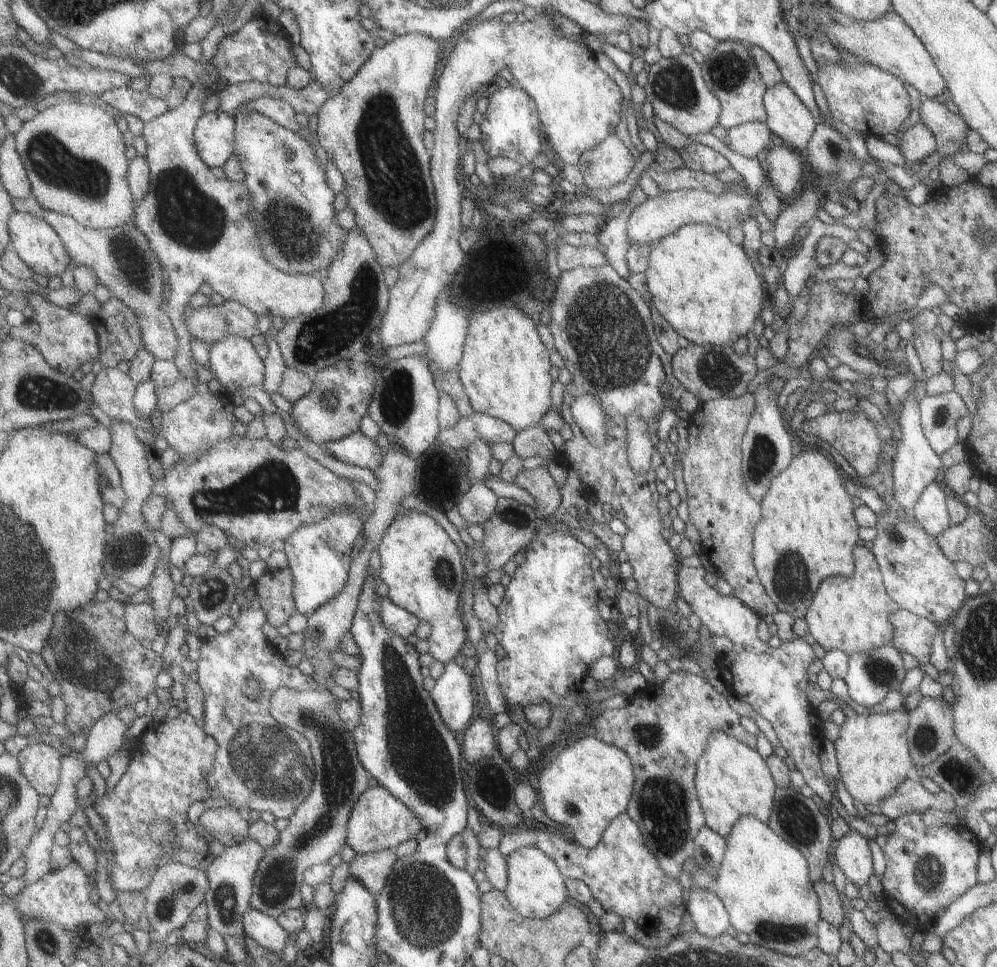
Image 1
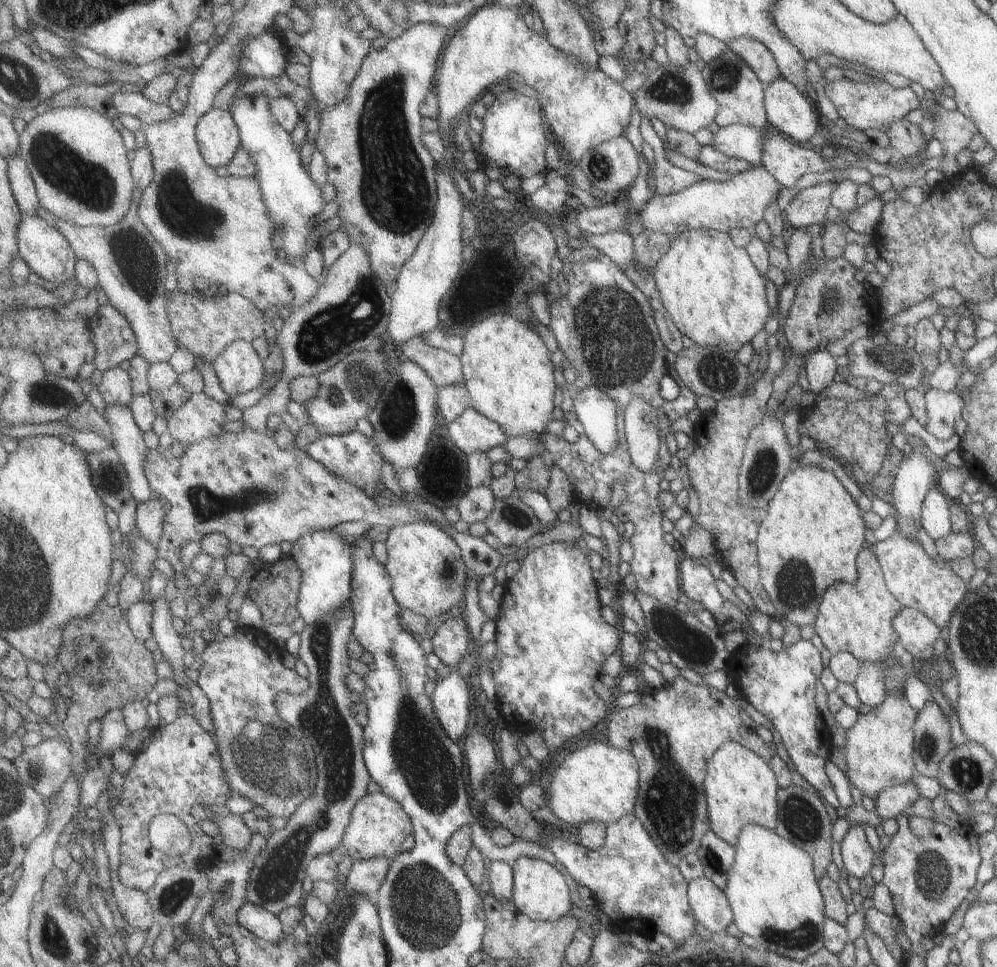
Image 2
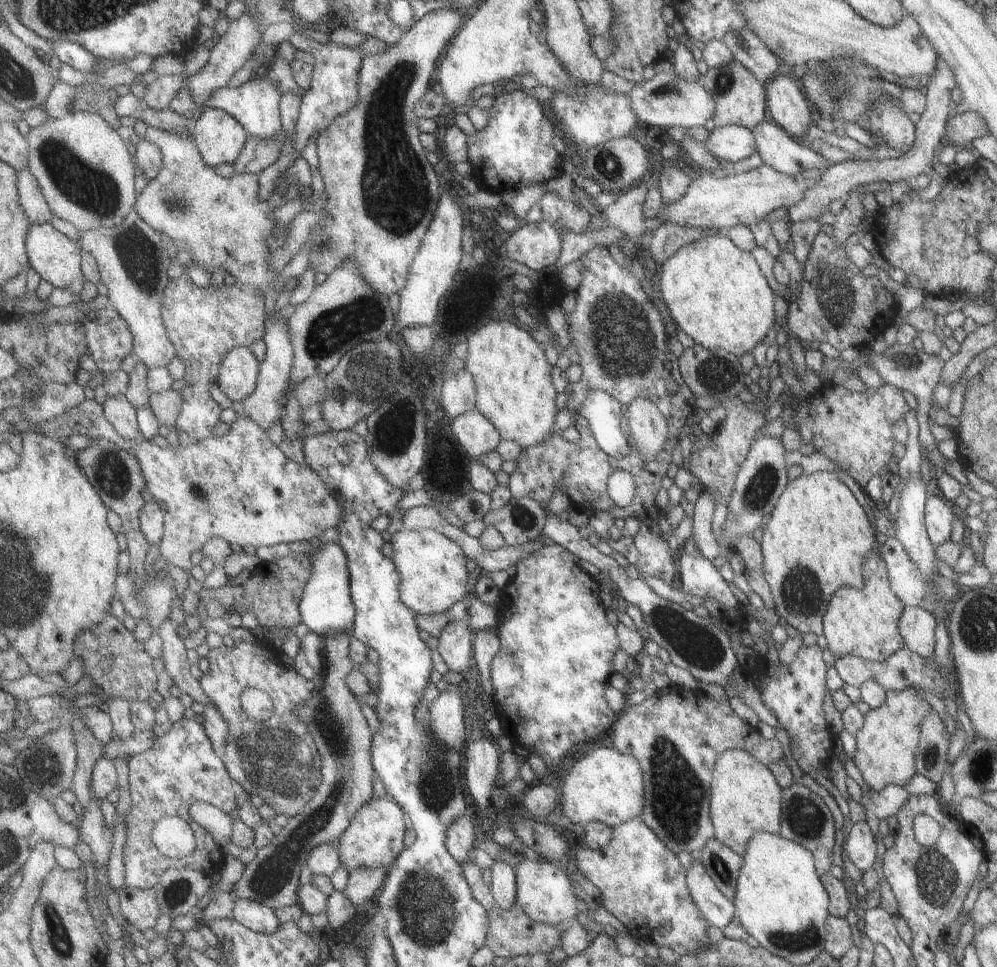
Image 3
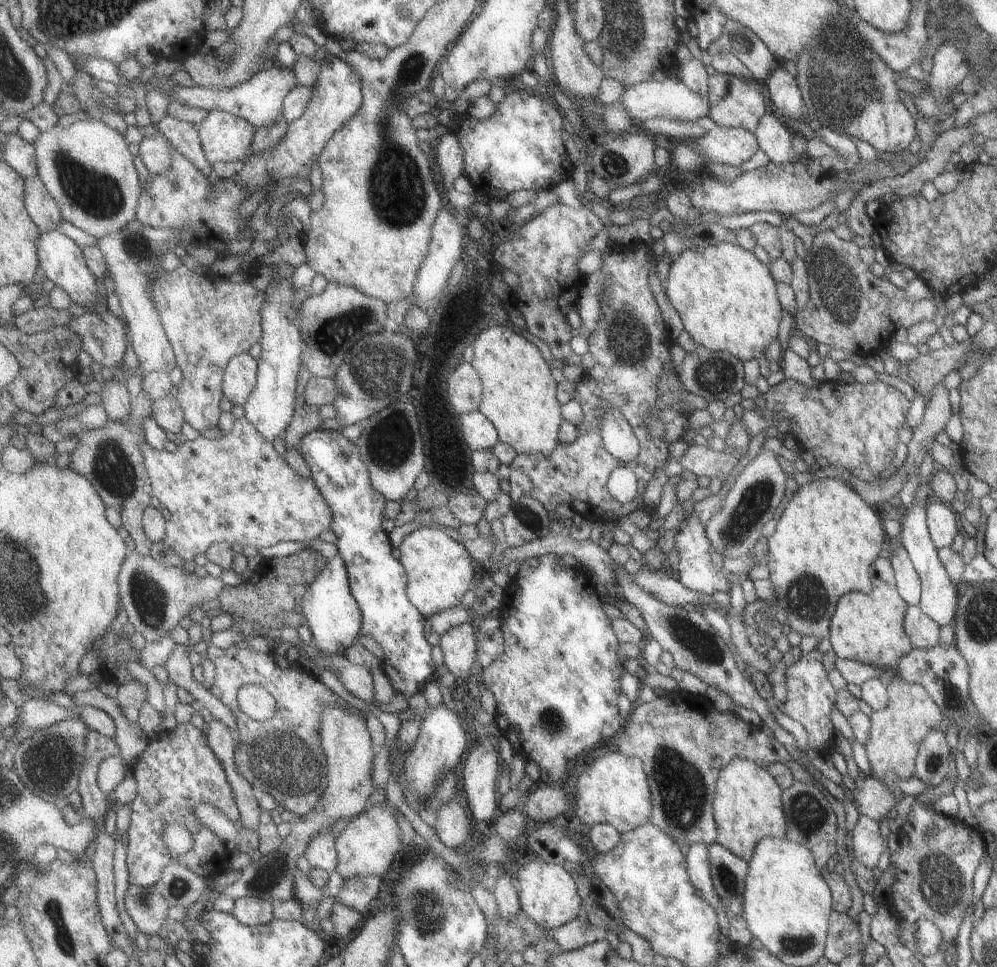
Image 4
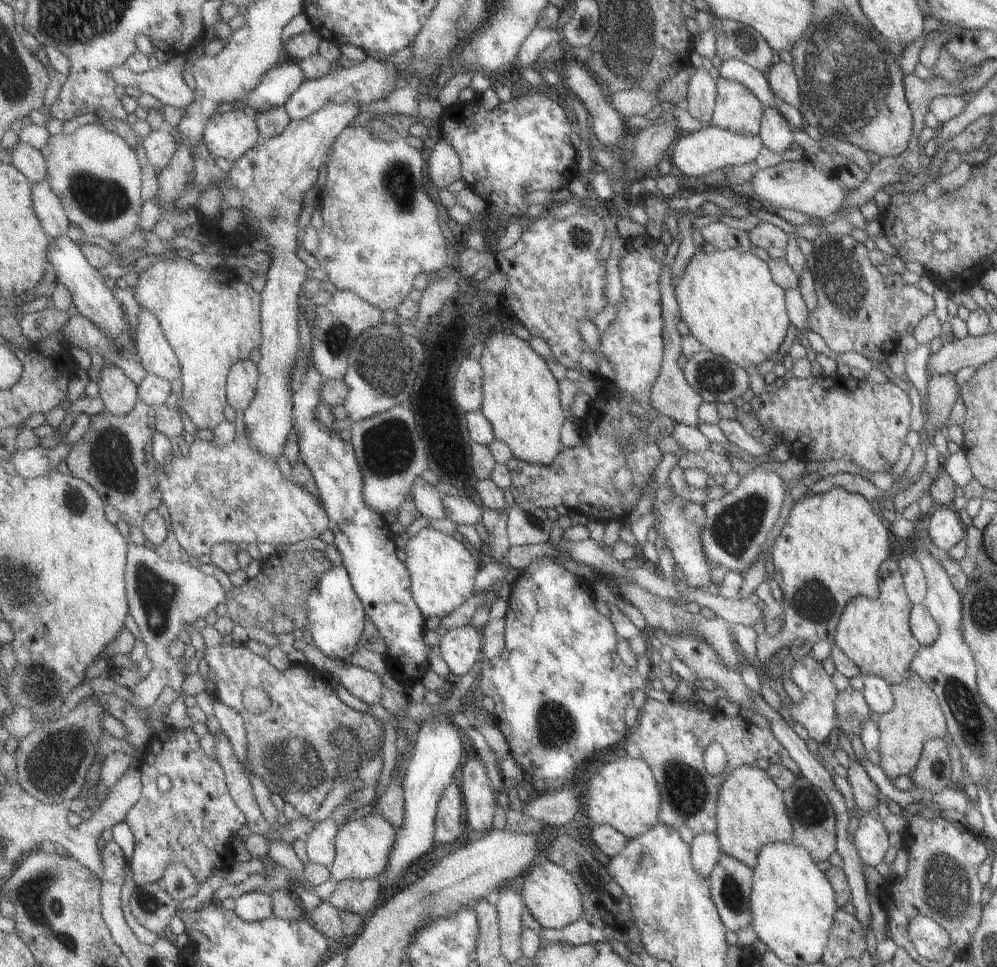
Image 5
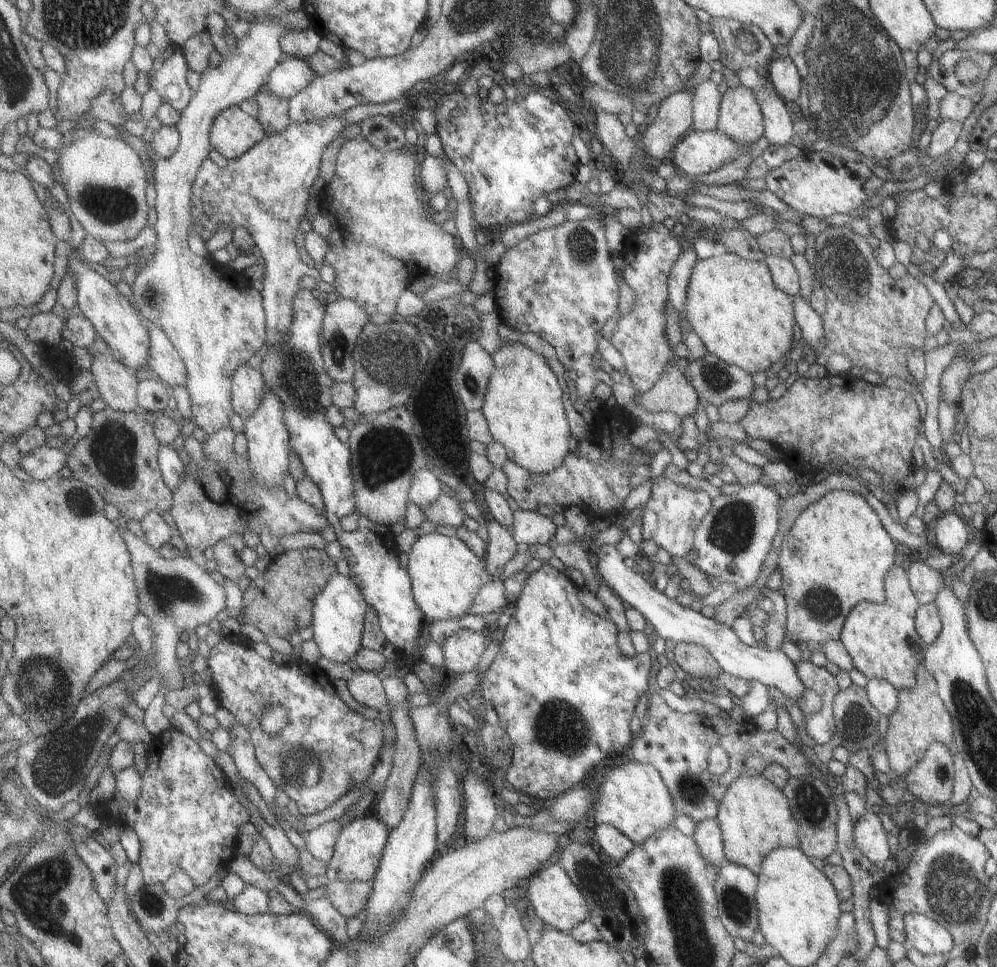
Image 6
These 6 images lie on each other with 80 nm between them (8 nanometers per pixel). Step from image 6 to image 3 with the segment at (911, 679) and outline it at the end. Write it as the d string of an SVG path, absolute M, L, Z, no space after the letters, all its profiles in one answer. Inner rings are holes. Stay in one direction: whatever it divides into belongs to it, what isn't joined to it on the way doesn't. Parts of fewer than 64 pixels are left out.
M873 550L861 565L864 582L860 589L839 587L829 599L822 618L826 648L835 658L853 655L866 661L883 662L904 646L897 621L904 604L888 588L883 559Z

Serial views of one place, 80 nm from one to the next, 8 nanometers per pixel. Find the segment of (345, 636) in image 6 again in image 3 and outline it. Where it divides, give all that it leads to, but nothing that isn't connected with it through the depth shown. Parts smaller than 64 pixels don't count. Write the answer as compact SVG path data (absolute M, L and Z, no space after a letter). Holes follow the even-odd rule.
M324 542L321 550L312 556L312 578L304 588L304 596L300 602L300 611L304 624L310 631L322 635L352 632L356 626L356 606L353 604L350 588L350 570L348 556L338 543Z

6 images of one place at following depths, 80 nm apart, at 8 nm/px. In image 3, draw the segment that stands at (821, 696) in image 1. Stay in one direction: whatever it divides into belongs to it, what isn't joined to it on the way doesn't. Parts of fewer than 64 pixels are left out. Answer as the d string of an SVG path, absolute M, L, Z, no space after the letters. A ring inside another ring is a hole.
M911 687L896 691L886 691L884 703L870 709L863 717L862 728L855 734L857 750L853 764L861 772L863 782L878 791L887 785L904 785L916 774L914 754L917 741L920 739L920 724L932 707L921 699Z

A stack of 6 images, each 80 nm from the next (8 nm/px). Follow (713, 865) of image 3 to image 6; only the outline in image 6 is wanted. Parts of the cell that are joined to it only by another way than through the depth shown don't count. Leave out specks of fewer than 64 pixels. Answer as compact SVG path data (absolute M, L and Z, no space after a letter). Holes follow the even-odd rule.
M726 862L720 868L715 887L720 917L724 921L725 928L728 928L729 934L733 938L741 938L751 949L751 940L753 940L753 936L757 934L758 930L755 898L757 873L740 864Z

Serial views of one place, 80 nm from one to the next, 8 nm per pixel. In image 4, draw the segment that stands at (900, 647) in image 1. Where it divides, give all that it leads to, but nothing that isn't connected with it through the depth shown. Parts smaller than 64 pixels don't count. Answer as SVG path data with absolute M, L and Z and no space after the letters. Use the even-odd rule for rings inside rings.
M909 605L906 608L902 625L913 650L931 648L938 643L940 626L925 616L917 605Z

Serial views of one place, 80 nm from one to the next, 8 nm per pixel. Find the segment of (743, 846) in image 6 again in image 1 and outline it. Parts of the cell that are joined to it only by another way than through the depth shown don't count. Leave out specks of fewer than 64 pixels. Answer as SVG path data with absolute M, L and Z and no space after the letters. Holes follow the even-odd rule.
M716 731L710 737L708 750L697 763L696 787L708 825L724 837L732 834L737 821L745 815L754 816L762 823L766 823L773 812L776 788L769 776L769 769L765 766L765 760L757 754L757 749L743 744L723 731Z

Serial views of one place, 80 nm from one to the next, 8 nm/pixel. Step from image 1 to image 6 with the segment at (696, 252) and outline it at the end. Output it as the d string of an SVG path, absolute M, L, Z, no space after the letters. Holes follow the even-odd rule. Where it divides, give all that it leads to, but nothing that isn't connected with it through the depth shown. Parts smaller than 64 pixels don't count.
M718 250L712 257L696 261L686 315L709 353L751 374L767 370L789 352L793 342L792 296L773 284L765 263L741 258L731 251Z

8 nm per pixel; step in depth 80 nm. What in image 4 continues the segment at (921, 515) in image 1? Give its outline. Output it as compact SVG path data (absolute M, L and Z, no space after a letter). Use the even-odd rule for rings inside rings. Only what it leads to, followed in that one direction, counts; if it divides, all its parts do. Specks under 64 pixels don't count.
M927 502L923 507L926 527L933 546L936 549L949 547L955 535L962 532L958 515L951 512L950 506L943 502Z

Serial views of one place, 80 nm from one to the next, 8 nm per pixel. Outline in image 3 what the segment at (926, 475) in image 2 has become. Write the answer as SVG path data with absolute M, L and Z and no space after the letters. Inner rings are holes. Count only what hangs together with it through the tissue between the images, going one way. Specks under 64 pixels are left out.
M920 474L909 478L898 498L898 509L894 520L894 537L904 546L905 552L912 563L920 570L922 576L932 583L938 576L935 569L934 546L928 539L924 529L925 486L920 480Z

